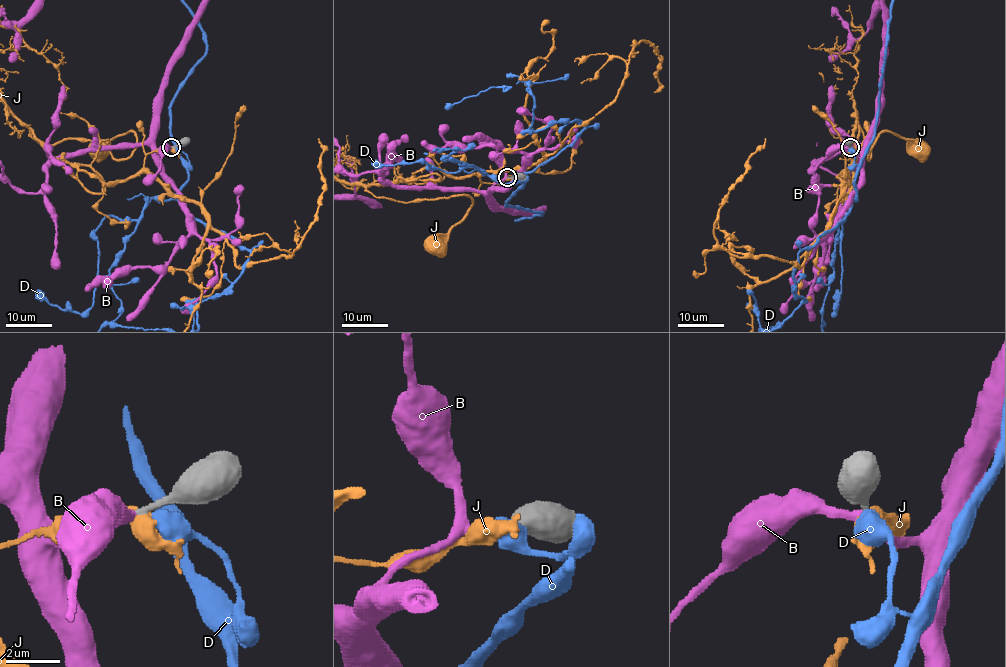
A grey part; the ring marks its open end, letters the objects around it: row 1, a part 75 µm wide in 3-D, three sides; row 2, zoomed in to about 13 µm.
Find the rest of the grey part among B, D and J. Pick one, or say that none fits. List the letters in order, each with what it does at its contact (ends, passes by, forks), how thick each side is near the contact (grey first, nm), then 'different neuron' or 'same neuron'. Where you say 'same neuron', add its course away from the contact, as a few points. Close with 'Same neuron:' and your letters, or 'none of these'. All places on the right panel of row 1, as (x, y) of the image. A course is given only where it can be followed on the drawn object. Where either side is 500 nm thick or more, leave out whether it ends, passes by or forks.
B: it passes by; calibres 220 and 360 nm; same neuron
D: calibres 360 and 600 nm; different neuron
J: it passes by; calibres 240 and 480 nm; different neuron
Same neuron: B

